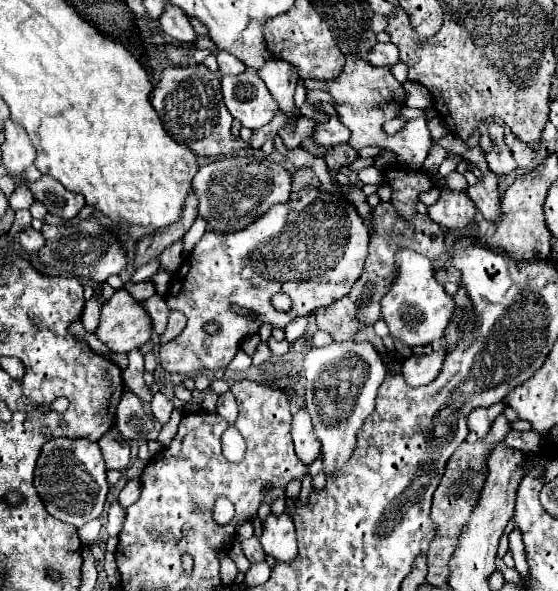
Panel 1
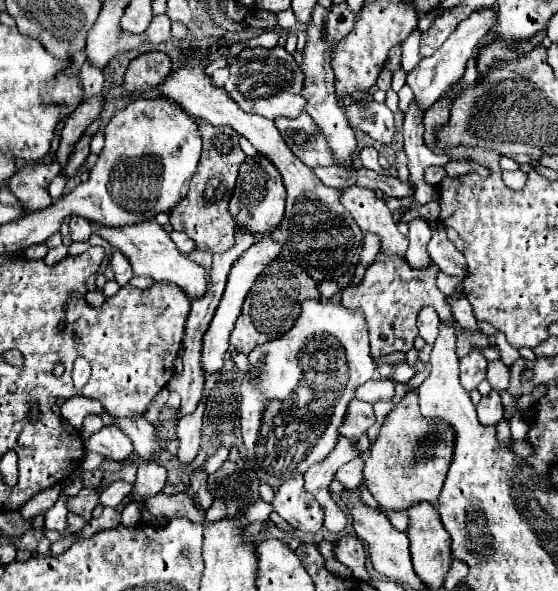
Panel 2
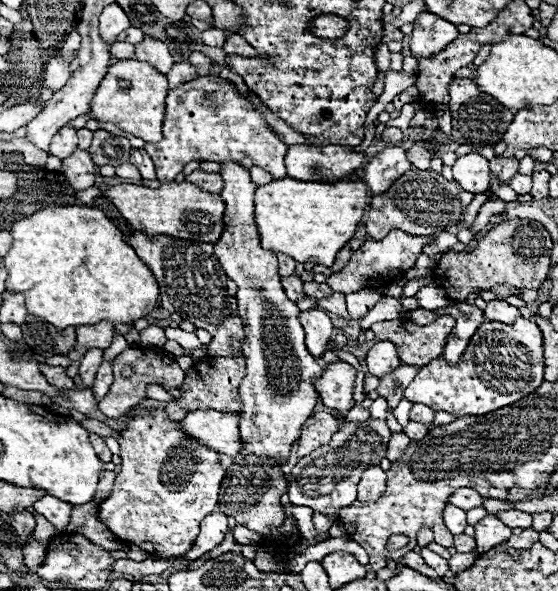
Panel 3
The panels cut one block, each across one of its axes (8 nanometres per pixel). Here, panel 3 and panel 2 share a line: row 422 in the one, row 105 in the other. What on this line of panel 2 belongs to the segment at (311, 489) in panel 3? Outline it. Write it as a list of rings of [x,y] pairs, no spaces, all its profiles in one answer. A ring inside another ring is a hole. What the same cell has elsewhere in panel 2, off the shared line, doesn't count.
[[[356,100],[346,106],[346,118],[348,124],[370,138],[374,138],[380,144],[390,144],[394,136],[394,114],[392,110],[382,102],[370,100]]]

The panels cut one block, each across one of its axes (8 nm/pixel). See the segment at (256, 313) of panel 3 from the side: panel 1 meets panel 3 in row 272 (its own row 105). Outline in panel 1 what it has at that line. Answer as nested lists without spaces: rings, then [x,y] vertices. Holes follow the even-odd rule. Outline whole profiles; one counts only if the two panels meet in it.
[[[248,70],[248,74],[240,76],[224,76],[222,94],[230,114],[240,120],[242,126],[252,130],[268,124],[278,110],[276,100],[256,70]]]

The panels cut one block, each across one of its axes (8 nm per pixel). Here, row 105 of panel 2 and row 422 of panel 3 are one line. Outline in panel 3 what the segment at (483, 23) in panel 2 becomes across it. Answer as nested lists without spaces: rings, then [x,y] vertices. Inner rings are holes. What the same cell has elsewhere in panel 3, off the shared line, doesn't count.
[[[414,404],[414,406],[412,406],[412,412],[410,412],[410,418],[412,418],[414,422],[428,424],[428,426],[432,426],[434,416],[436,416],[436,412],[430,410],[430,408],[424,406],[424,404]]]

